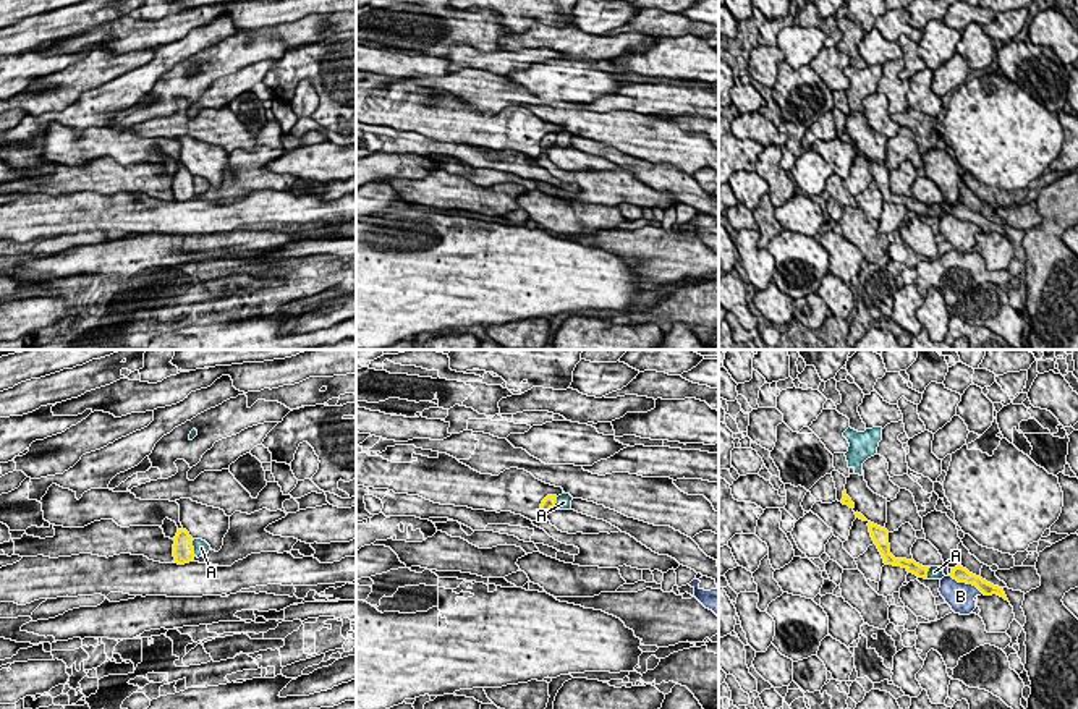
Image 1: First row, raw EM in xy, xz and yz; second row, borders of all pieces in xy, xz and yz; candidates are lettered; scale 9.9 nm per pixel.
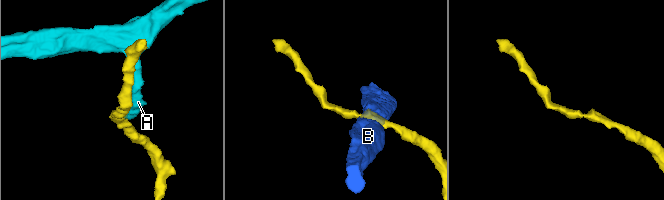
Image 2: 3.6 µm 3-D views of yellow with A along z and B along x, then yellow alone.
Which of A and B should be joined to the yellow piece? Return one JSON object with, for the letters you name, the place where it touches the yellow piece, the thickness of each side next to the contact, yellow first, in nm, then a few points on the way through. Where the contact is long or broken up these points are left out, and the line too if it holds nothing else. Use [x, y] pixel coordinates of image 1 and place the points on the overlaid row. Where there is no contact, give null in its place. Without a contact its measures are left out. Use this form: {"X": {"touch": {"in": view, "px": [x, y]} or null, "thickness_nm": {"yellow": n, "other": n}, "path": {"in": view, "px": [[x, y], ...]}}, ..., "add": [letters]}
{"add": []}

